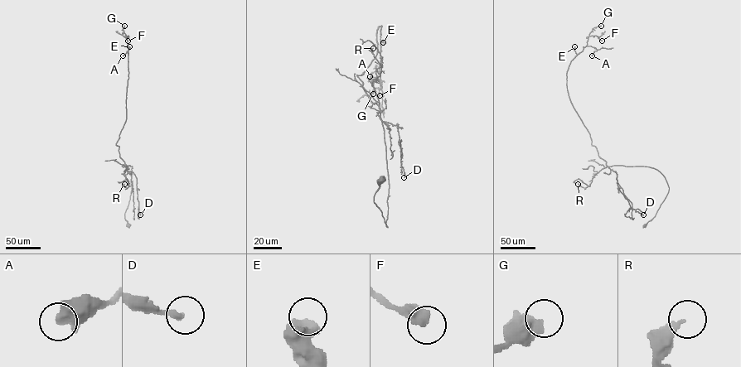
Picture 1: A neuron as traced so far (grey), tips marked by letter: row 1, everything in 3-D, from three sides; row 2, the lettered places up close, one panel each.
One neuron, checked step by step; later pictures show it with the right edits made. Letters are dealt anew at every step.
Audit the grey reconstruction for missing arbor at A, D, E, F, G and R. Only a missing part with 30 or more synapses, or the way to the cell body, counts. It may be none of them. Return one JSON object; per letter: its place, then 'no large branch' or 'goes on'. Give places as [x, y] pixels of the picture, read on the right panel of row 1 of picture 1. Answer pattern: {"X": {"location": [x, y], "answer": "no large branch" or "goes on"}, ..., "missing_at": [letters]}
{"A": {"location": [592, 55], "answer": "no large branch"}, "D": {"location": [643, 214], "answer": "no large branch"}, "E": {"location": [574, 46], "answer": "no large branch"}, "F": {"location": [602, 41], "answer": "no large branch"}, "G": {"location": [601, 26], "answer": "no large branch"}, "R": {"location": [578, 184], "answer": "no large branch"}, "missing_at": []}

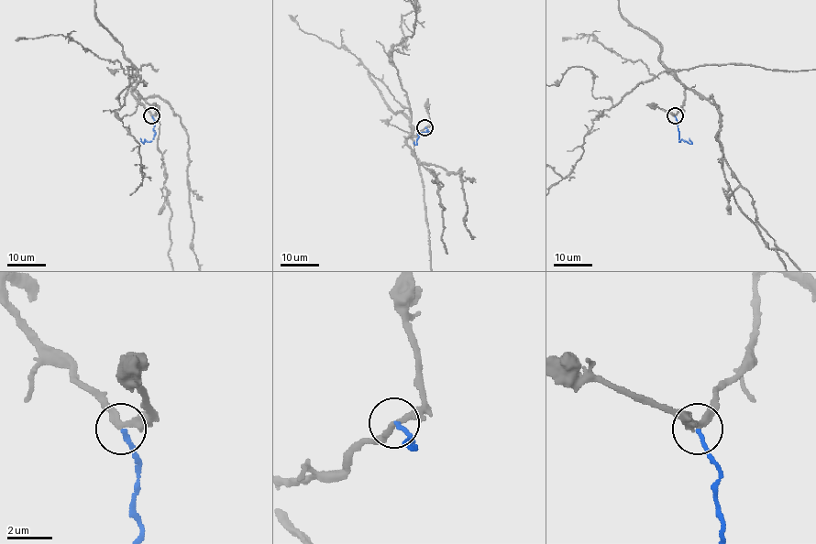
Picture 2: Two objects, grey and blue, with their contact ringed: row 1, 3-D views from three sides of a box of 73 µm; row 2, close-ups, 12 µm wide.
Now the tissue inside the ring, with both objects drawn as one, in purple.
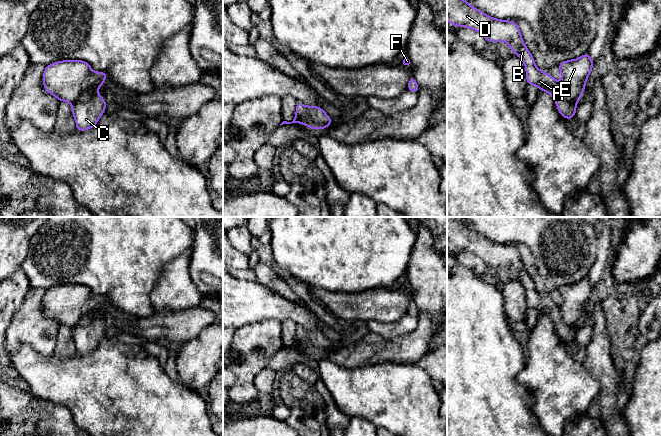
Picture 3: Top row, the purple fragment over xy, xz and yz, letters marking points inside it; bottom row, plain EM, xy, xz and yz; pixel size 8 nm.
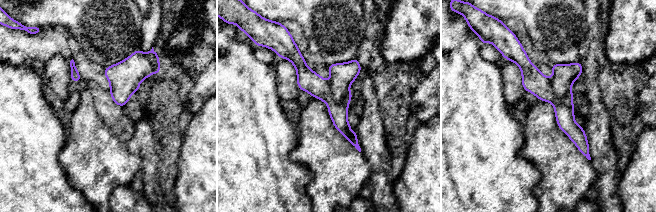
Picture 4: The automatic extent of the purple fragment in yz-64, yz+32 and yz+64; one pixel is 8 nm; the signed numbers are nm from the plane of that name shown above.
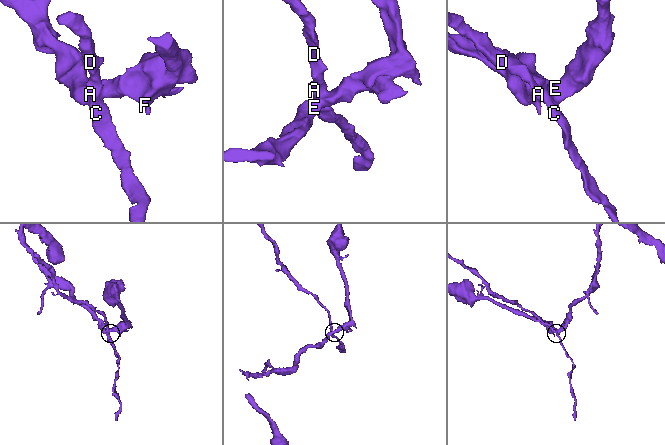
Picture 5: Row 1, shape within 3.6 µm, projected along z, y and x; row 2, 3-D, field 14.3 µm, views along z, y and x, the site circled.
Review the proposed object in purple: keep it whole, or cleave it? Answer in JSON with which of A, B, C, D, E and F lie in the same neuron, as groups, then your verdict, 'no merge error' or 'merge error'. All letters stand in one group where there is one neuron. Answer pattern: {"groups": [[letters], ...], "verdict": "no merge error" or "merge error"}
{"groups": [["A", "B", "C", "D"], ["E", "F"]], "verdict": "merge error"}

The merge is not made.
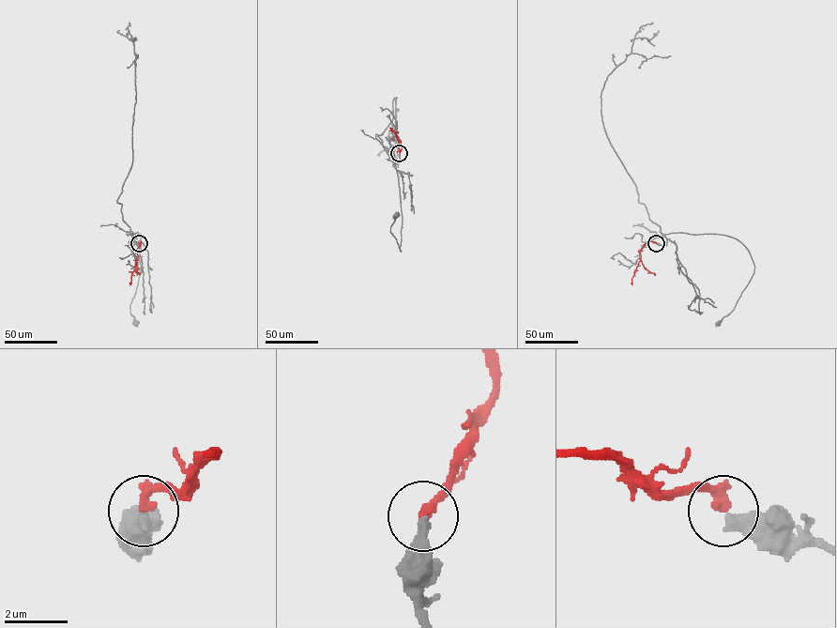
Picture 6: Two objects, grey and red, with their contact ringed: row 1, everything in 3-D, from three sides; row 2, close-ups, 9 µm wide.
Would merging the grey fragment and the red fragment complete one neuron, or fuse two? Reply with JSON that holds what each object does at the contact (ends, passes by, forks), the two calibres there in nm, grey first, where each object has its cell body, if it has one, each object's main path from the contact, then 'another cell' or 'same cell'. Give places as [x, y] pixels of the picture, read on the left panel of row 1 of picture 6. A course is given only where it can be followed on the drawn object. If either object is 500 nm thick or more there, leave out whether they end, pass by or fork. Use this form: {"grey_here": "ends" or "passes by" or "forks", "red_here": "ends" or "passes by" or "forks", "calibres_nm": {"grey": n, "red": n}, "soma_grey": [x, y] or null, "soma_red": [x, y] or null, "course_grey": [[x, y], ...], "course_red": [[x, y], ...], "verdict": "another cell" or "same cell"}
{"grey_here": "ends", "red_here": "ends", "calibres_nm": {"grey": 420, "red": 360}, "soma_grey": [136, 323], "soma_red": null, "course_grey": [[139, 243], [139, 246], [132, 239], [135, 233], [142, 236], [140, 269], [129, 309], [136, 322]], "course_red": [[139, 243], [141, 241], [137, 249], [138, 258], [130, 285]], "verdict": "same cell"}

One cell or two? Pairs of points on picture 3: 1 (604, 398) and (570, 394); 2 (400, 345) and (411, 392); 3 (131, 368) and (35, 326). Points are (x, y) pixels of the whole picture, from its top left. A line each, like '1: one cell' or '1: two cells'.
1: two cells
2: two cells
3: two cells

